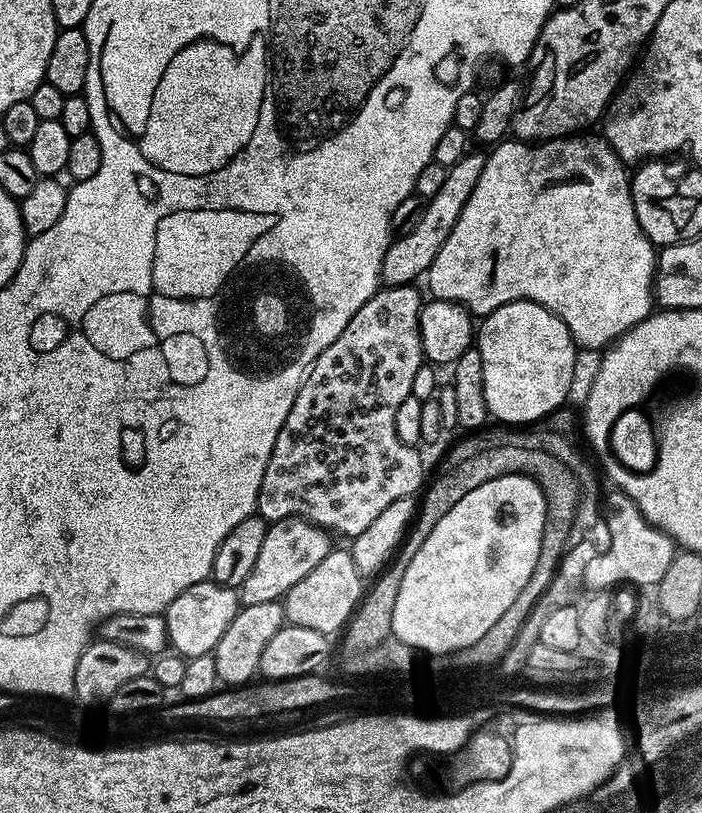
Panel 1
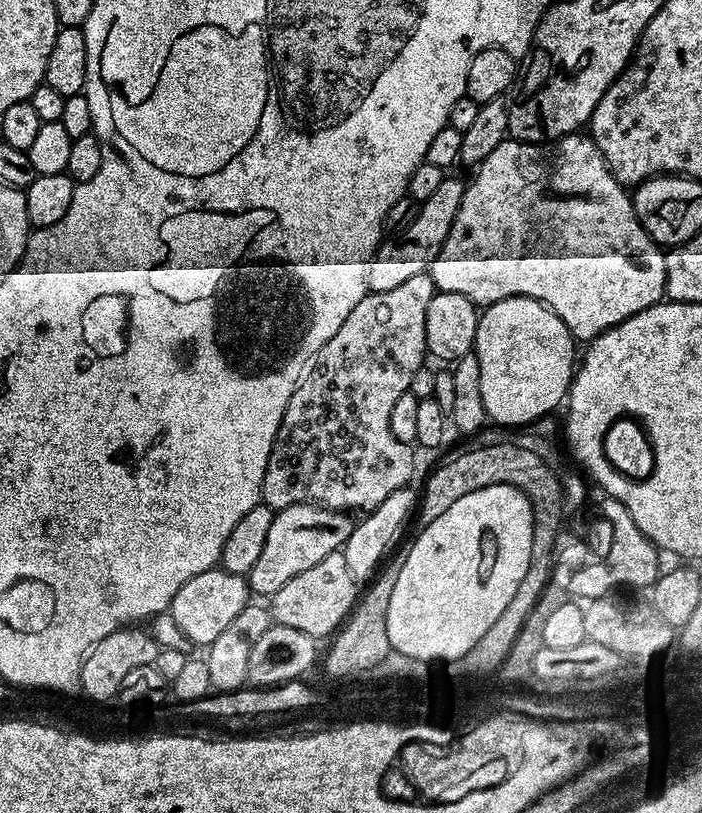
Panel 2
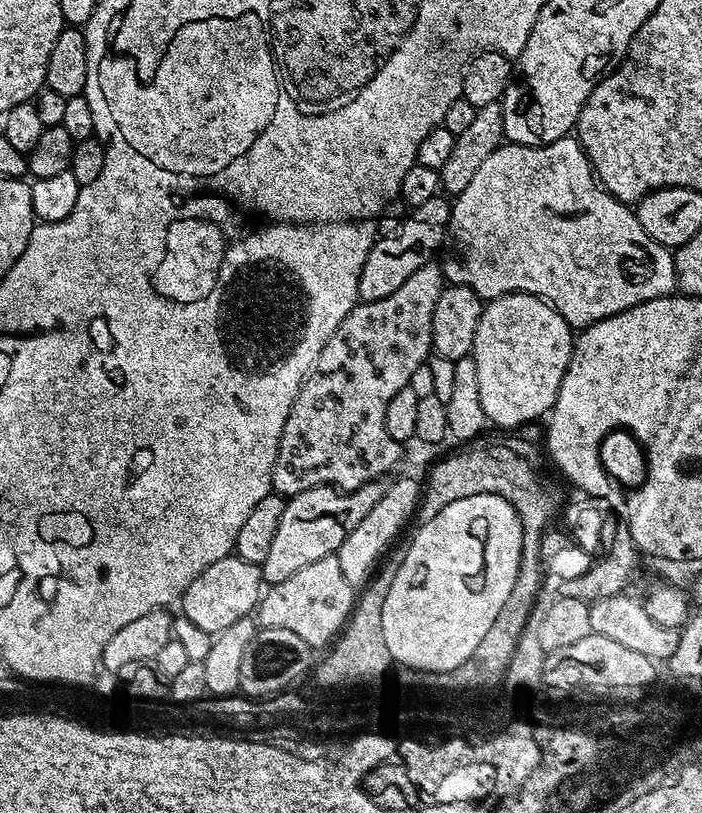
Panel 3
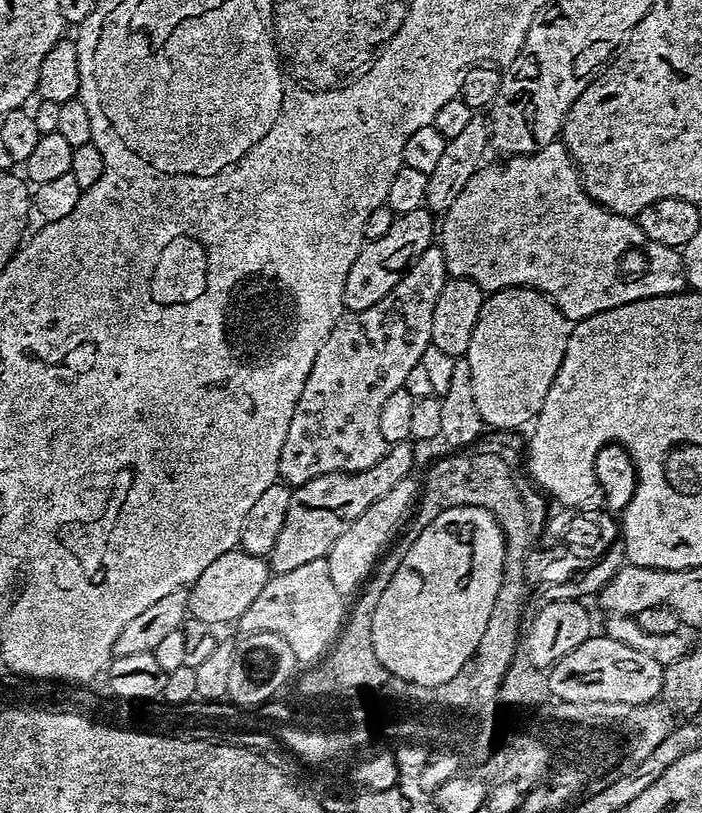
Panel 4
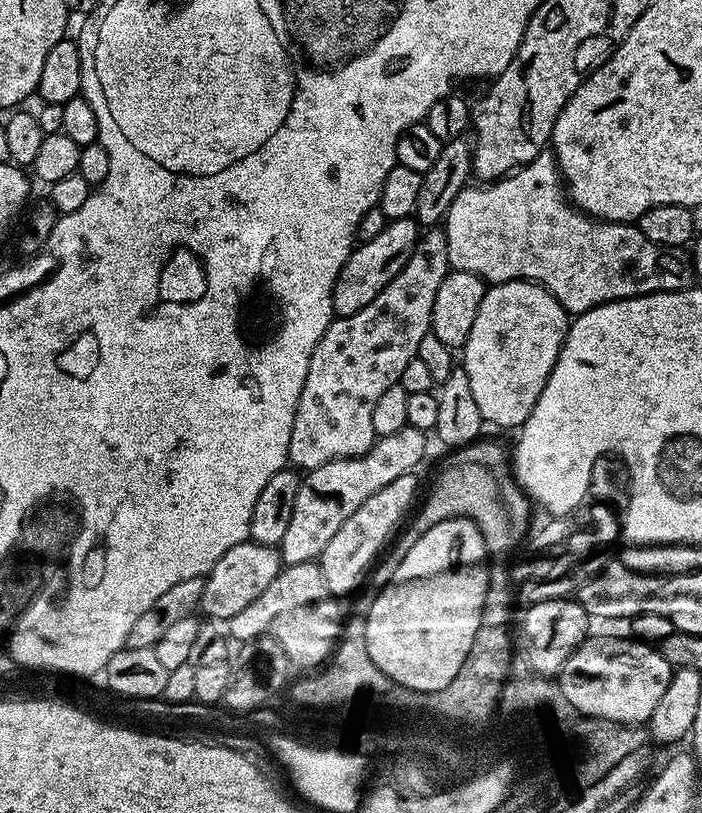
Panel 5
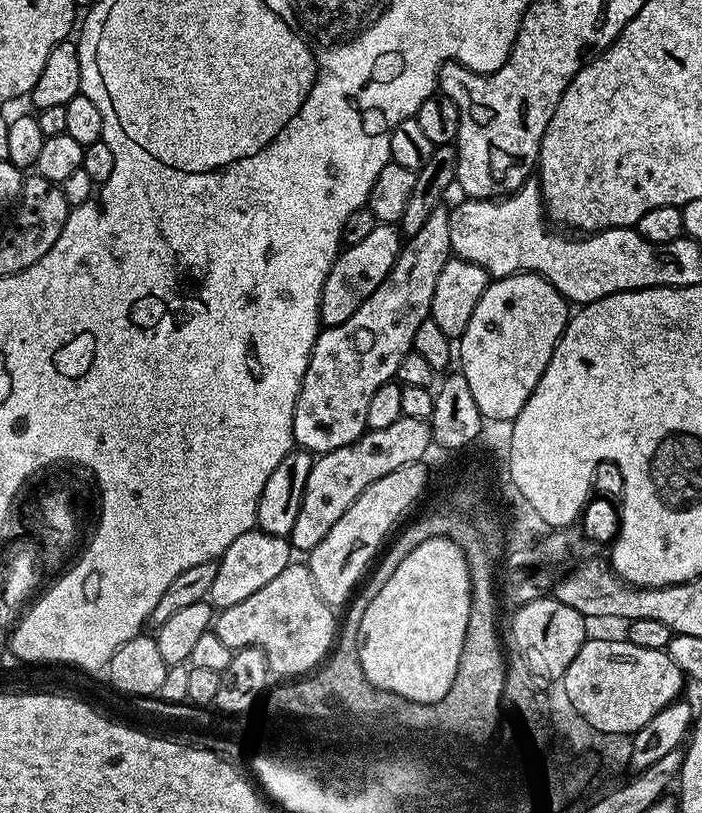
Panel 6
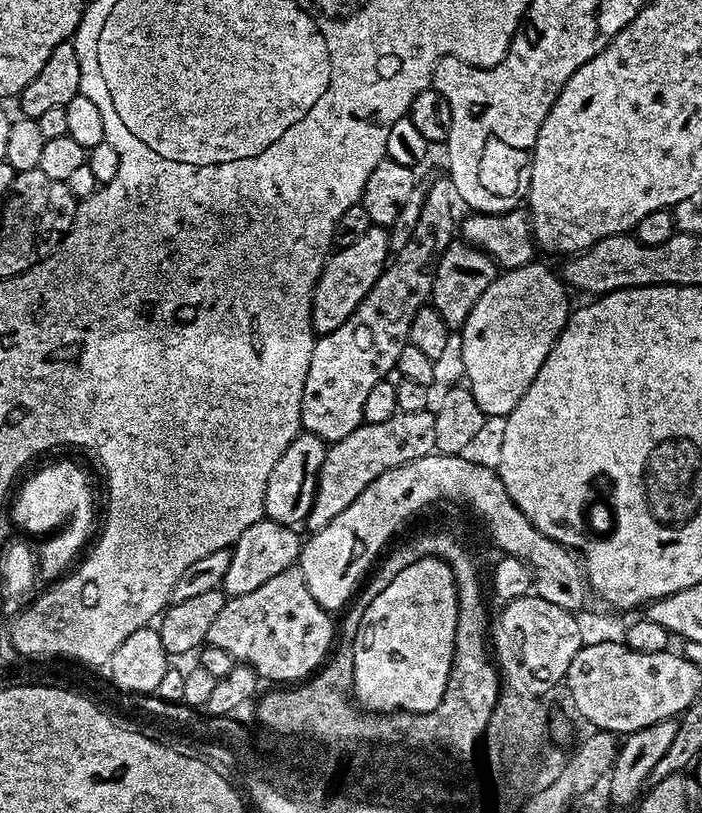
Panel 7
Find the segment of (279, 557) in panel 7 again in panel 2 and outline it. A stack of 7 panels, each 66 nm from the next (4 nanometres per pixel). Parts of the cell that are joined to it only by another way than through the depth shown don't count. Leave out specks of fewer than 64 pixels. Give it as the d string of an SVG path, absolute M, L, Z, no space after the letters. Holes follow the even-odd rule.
M217 566L190 578L186 586L178 590L178 594L172 599L170 613L174 622L180 628L182 634L192 640L193 645L207 646L242 614L242 610L250 602L250 589L247 579L233 572L228 572L223 566Z

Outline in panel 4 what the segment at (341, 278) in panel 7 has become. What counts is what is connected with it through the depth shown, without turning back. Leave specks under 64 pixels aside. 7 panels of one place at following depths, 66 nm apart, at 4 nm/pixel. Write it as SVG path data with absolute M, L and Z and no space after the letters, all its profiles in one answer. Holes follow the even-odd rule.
M427 207L410 210L410 214L396 217L394 226L382 238L367 241L354 258L350 266L350 274L346 274L346 290L344 291L344 306L349 312L361 312L374 306L374 302L382 302L394 286L406 274L406 270L422 254L422 250L433 247L434 237L438 232L438 220Z

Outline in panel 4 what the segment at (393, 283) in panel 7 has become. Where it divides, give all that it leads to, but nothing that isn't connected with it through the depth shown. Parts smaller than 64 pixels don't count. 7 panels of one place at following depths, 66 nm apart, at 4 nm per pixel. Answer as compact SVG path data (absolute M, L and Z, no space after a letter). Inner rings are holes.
M439 246L422 250L418 258L406 270L406 274L382 298L361 312L345 311L340 321L330 330L330 338L322 342L314 366L310 366L310 378L302 386L302 395L298 397L298 406L294 406L294 418L290 418L290 430L286 430L286 442L282 442L282 454L278 462L279 479L289 486L305 484L310 478L335 472L361 472L374 466L387 453L390 445L382 438L378 426L378 417L382 405L394 390L403 388L410 370L420 364L422 354L426 354L430 338L430 326L434 326L434 306L442 286L450 279L446 266L446 254Z

